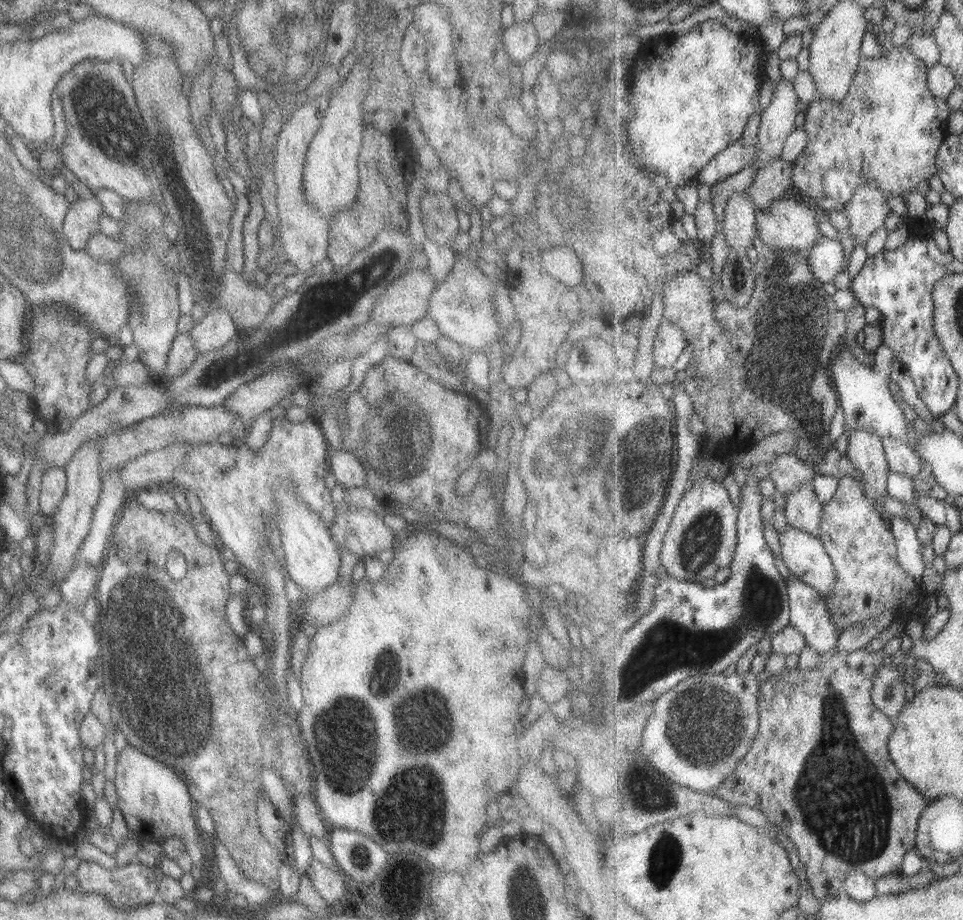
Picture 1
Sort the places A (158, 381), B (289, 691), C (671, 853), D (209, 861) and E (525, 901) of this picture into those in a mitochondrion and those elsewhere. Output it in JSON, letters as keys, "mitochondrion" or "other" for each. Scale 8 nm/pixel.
{"A":"other","B":"other","C":"mitochondrion","D":"other","E":"mitochondrion"}

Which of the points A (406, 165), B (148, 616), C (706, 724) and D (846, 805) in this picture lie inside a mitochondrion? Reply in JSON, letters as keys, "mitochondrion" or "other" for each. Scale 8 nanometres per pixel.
{"A":"other","B":"mitochondrion","C":"mitochondrion","D":"mitochondrion"}

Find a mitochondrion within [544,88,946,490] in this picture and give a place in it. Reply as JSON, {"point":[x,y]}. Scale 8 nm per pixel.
{"point":[790,326]}

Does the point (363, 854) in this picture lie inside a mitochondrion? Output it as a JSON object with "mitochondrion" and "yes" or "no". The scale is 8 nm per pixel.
{"mitochondrion":"yes"}

